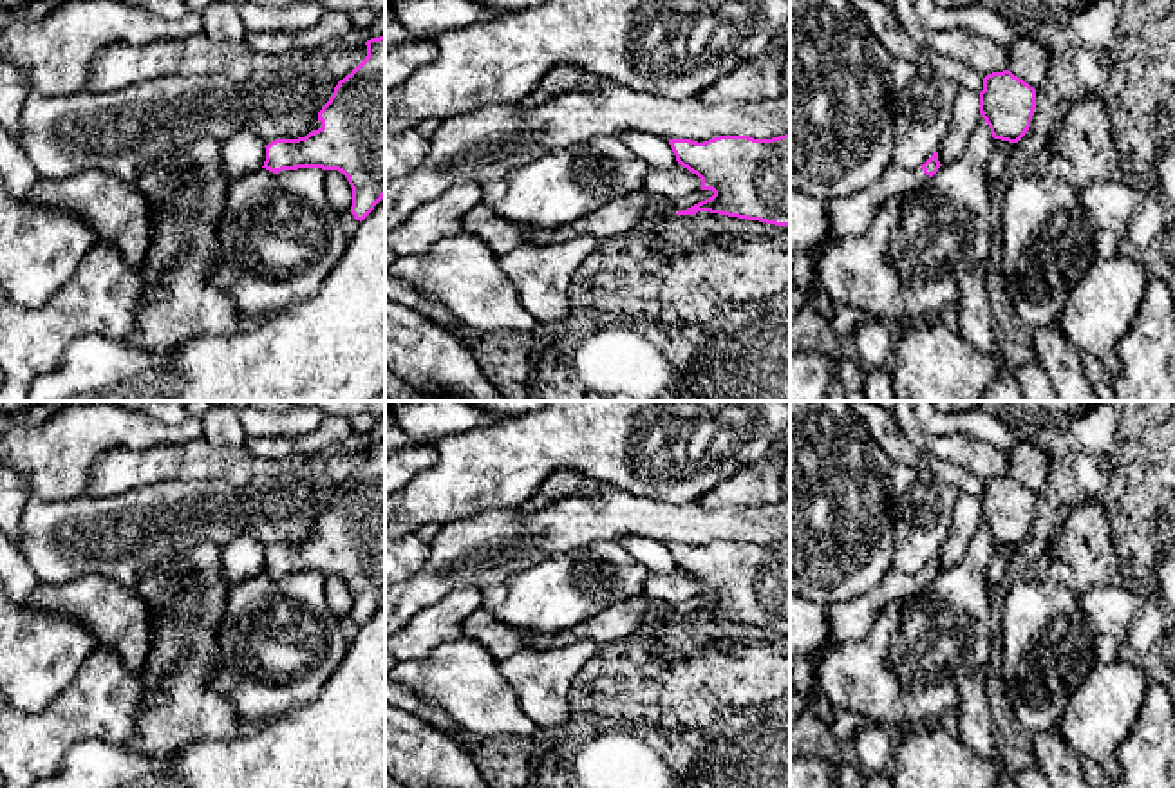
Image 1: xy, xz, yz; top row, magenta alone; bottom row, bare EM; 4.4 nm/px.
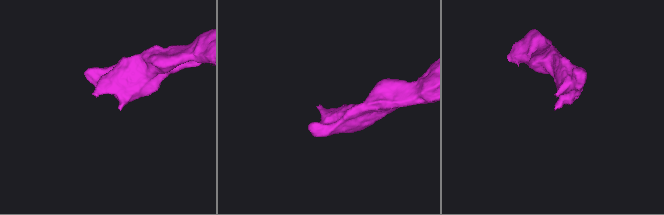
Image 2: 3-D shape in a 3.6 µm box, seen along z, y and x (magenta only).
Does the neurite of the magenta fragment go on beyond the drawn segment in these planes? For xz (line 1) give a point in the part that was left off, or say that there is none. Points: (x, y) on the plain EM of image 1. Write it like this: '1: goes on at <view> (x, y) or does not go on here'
1: does not go on here

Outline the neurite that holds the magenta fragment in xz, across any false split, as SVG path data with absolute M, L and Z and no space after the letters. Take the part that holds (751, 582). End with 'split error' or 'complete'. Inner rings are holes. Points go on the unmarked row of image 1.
M790 539L772 544L719 540L703 548L669 544L678 569L701 584L714 600L678 616L710 616L790 631Z; complete

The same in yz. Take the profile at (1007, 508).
M1010 475L983 483L980 519L994 544L1018 548L1030 531L1036 515L1036 493Z; complete

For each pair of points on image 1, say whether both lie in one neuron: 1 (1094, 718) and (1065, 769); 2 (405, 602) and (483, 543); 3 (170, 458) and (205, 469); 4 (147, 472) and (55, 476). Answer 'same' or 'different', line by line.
1: different
2: same
3: same
4: different

